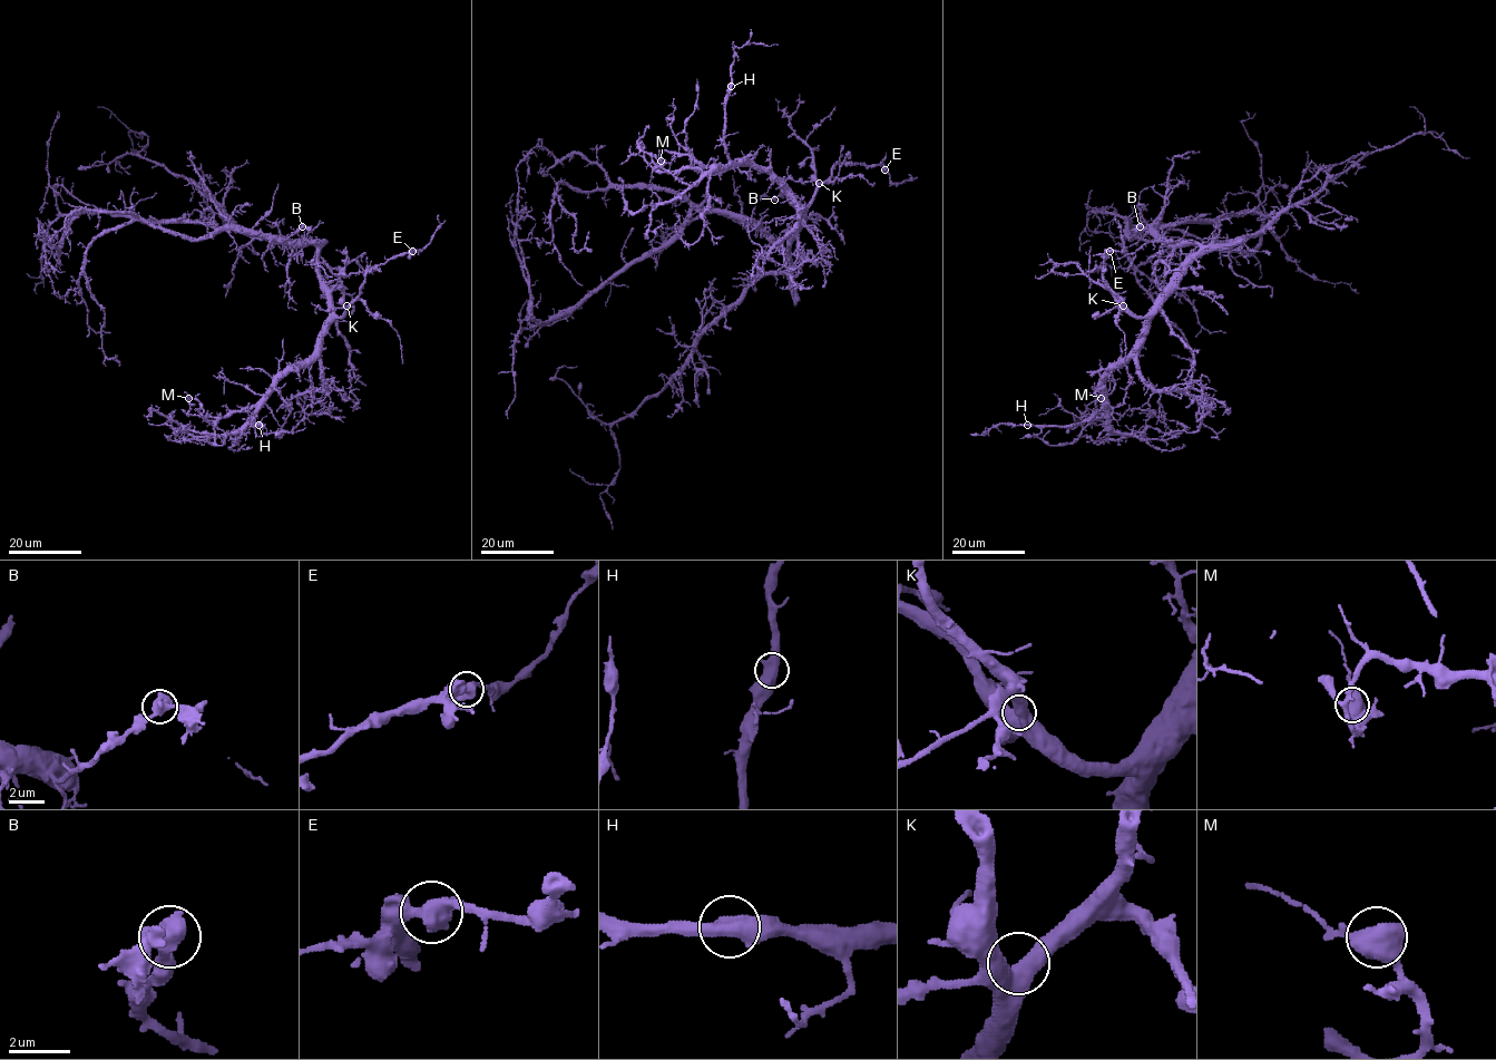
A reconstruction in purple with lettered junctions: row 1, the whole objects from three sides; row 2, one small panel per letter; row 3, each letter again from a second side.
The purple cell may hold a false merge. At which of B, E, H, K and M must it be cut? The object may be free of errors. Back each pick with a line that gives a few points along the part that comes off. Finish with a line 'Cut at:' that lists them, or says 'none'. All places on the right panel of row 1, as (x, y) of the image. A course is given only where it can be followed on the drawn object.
Cut at: none

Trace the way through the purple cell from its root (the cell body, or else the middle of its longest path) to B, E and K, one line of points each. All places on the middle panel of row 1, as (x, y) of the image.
B: (743, 217), (751, 216), (762, 196), (774, 200)
E: (743, 217), (788, 259), (791, 230), (837, 163), (881, 165), (885, 168)
K: (743, 217), (788, 259), (791, 230), (804, 214), (819, 183)

